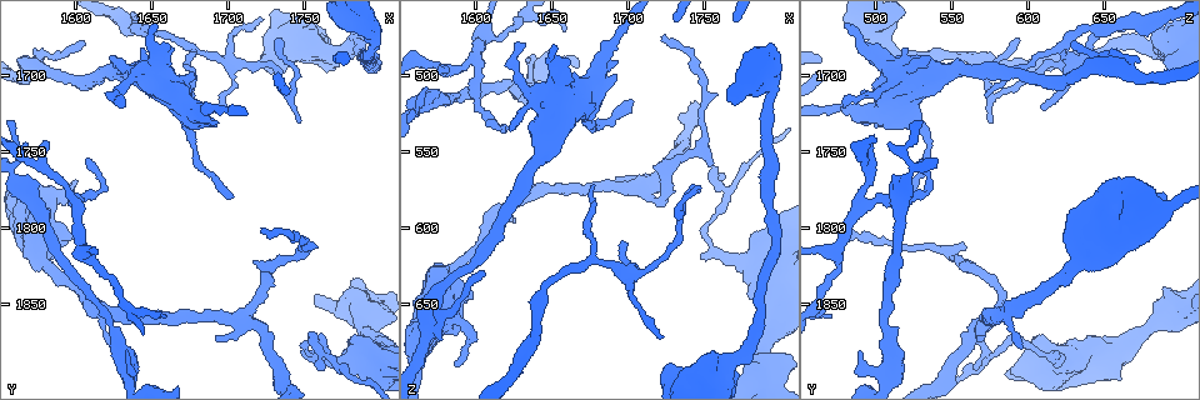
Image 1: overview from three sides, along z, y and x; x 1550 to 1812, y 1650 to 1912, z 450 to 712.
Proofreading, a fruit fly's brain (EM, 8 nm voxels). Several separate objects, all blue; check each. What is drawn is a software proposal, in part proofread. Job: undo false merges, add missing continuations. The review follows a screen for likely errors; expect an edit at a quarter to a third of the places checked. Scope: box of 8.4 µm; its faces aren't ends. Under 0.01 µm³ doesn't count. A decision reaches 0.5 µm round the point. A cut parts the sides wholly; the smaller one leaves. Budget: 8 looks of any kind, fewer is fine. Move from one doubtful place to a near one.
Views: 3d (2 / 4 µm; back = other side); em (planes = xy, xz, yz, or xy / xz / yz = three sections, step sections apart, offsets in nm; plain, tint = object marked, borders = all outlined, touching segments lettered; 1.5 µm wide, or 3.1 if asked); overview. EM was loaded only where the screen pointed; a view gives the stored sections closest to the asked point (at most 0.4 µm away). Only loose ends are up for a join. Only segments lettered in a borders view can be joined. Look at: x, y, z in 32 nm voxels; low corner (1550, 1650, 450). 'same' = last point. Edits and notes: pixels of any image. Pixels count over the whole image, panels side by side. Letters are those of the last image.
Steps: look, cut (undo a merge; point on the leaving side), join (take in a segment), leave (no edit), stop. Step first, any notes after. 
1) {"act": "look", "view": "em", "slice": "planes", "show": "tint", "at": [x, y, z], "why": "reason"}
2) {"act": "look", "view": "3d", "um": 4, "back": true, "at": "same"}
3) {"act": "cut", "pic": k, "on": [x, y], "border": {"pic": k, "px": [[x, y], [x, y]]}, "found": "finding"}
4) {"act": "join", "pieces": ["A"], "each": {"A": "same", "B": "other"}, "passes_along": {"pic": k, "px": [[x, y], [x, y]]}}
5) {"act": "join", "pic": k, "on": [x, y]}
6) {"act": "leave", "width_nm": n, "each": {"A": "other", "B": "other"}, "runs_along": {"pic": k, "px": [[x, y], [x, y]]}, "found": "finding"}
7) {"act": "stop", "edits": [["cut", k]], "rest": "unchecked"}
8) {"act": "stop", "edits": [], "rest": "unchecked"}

{"act": "look", "view": "3d", "um": 4, "at": [1724, 1802, 474], "why": "thin end"}

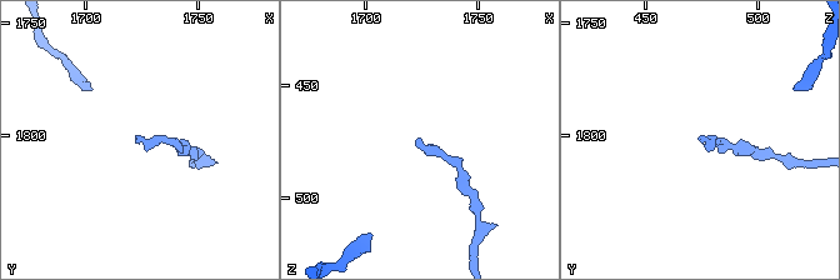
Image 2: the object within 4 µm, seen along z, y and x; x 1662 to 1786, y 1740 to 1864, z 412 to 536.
{"act": "look", "view": "em", "slice": "yz", "step": 8, "show": "plain", "at": [1724, 1802, 474]}

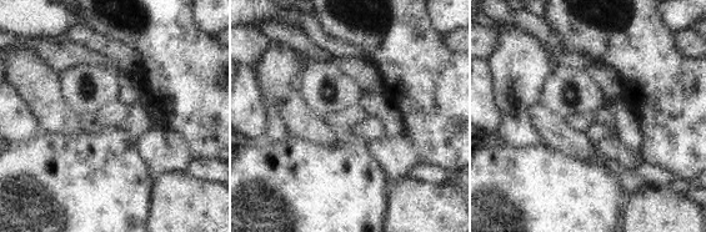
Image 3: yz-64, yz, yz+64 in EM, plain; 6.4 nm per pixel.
{"act": "look", "view": "em", "slice": "yz", "step": 8, "show": "borders", "at": "same", "why": "what lies round it"}

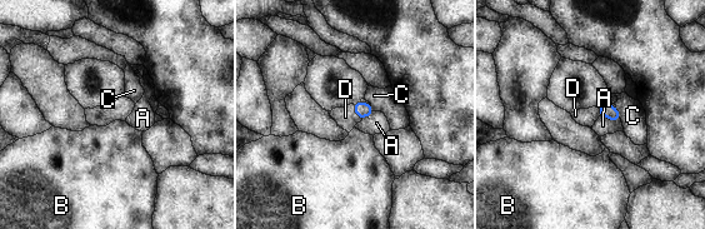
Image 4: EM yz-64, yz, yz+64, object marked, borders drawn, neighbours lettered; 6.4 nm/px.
{"act": "join", "pic": 4, "on": [345, 117], "each": {"A": "other", "B": "other", "C": "other", "D": "same"}, "passes_along": {"pic": 4, "px": [[363, 109], [356, 113], [345, 117]]}, "found": "it goes on there"}

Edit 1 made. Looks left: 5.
{"act": "look", "view": "3d", "um": 4, "at": [1634, 1720, 478], "why": "thin end"}

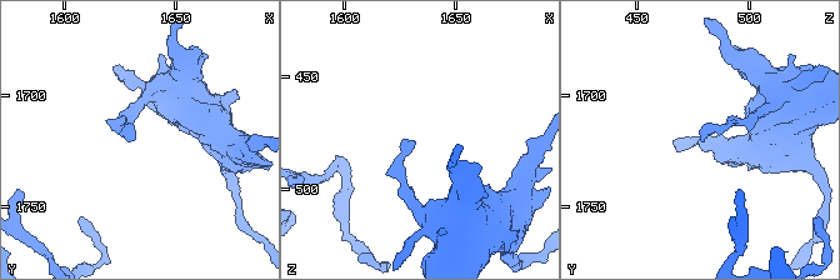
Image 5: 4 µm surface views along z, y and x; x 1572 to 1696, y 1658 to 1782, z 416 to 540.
{"act": "look", "view": "em", "slice": "xz", "step": 8, "show": "tint", "at": [1633, 1721, 478], "why": "shape alone is not enough"}

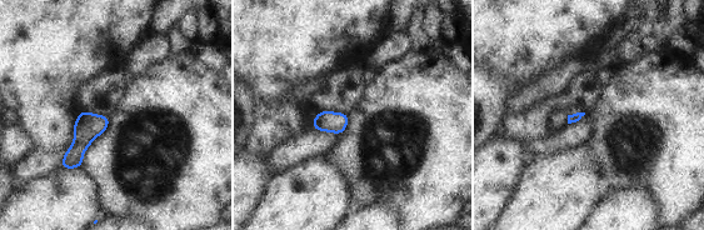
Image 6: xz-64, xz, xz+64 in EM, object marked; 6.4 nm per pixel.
{"act": "look", "view": "em", "slice": "planes", "show": "borders", "at": "same", "why": "cut it another way"}

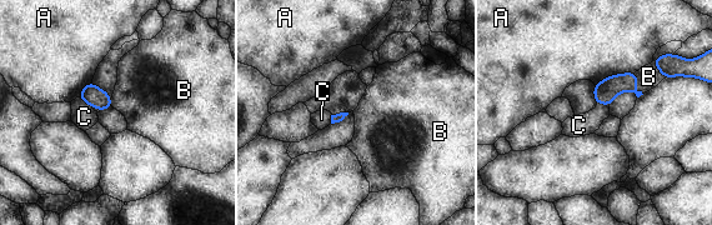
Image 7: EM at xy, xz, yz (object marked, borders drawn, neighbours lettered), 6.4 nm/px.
{"act": "leave", "each": {"A": "other", "B": "other", "C": "other"}, "found": "no lettered segment goes on from it"}

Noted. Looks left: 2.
{"act": "look", "view": "em", "slice": "planes", "show": "borders", "at": [1748, 1730, 574], "why": "tapers out"}

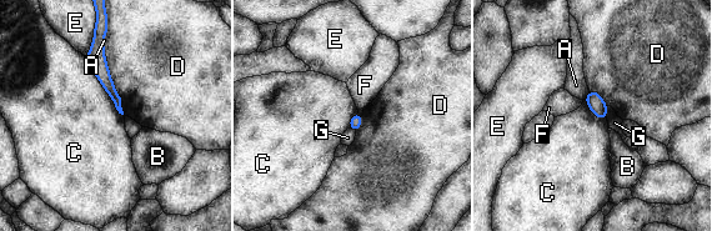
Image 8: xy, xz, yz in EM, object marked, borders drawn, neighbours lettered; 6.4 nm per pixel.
{"act": "leave", "each": {"A": "other", "B": "other", "C": "other", "D": "other", "E": "other", "F": "other", "G": "other"}, "runs_along": {"pic": 8, "px": [[99, 49], [100, 70], [118, 104]]}, "found": "none of them fits"}

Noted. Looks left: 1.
{"act": "stop", "edits": [["join", 4]], "rest": "unchecked"}

